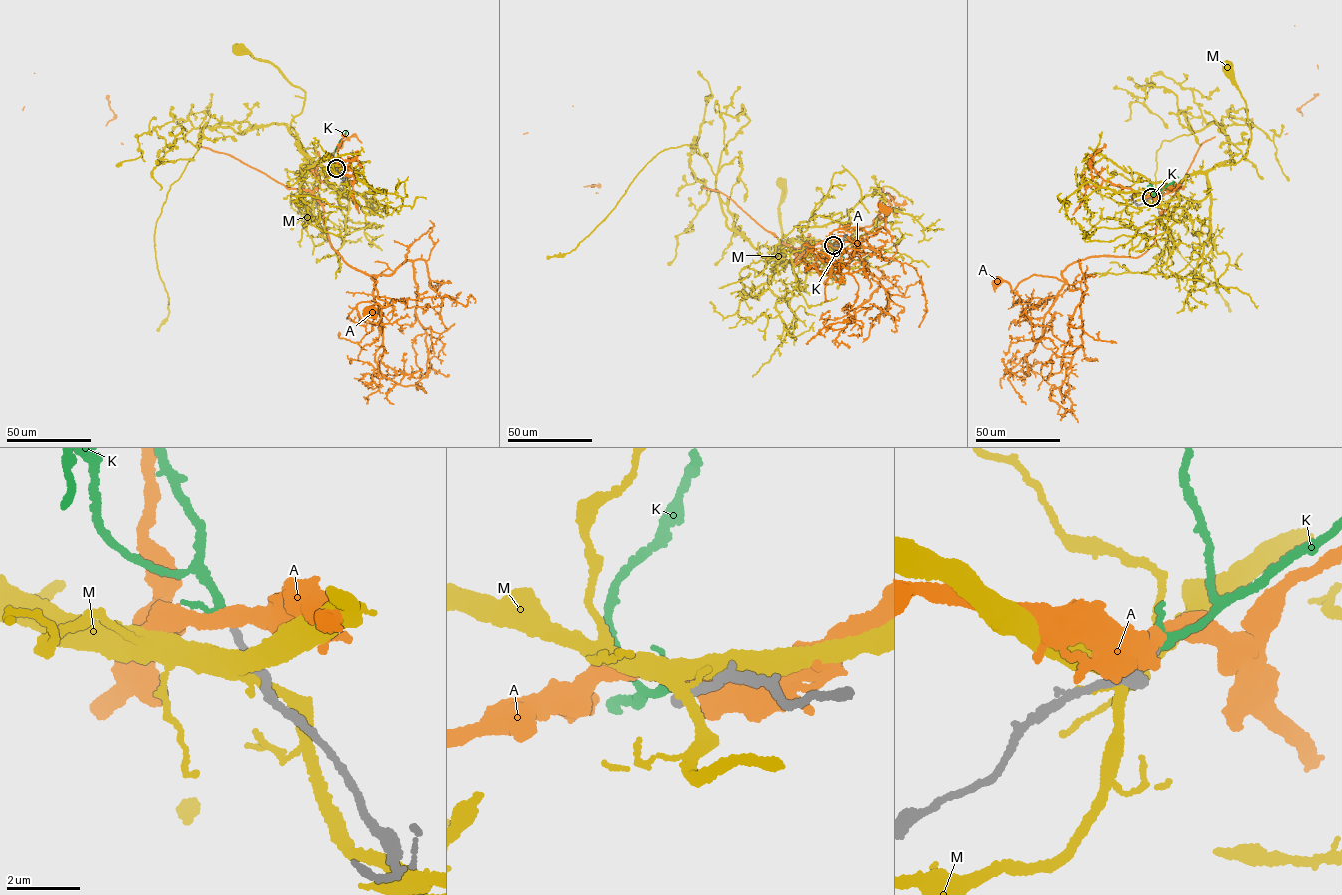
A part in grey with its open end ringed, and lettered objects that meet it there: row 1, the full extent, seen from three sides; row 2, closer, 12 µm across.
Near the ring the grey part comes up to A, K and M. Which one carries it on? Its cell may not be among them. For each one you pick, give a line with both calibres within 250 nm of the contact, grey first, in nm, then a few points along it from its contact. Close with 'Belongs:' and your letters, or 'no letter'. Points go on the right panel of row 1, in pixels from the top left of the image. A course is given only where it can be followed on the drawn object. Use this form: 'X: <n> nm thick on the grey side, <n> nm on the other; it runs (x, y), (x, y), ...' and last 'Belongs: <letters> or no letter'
K: 260 nm thick on the grey side, 200 nm on the other; it runs (1151, 197), (1178, 177)
Belongs: K

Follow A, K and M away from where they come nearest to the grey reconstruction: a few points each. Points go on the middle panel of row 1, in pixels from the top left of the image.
A: (833, 245), (794, 248), (789, 262), (838, 235), (855, 241), (858, 251), (876, 229), (889, 231), (885, 209)
K: (833, 245), (830, 247), (844, 257)
M: (833, 245), (793, 239), (776, 247), (775, 259), (786, 266), (779, 255), (781, 183)

